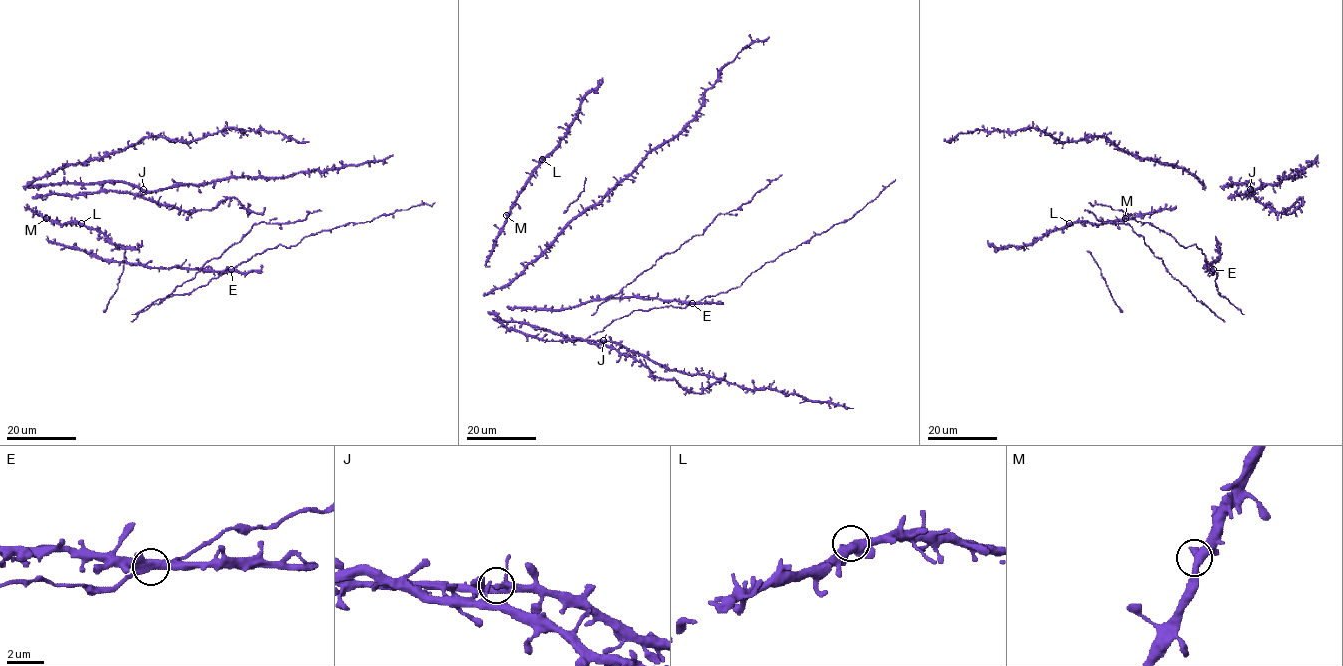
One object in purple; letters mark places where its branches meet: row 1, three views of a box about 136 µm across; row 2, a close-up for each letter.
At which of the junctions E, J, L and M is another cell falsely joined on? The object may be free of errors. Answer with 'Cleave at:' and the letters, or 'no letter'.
Cleave at: no letter

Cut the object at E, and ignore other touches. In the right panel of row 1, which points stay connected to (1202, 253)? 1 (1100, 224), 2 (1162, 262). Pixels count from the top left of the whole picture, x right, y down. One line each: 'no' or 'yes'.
1: no
2: no

